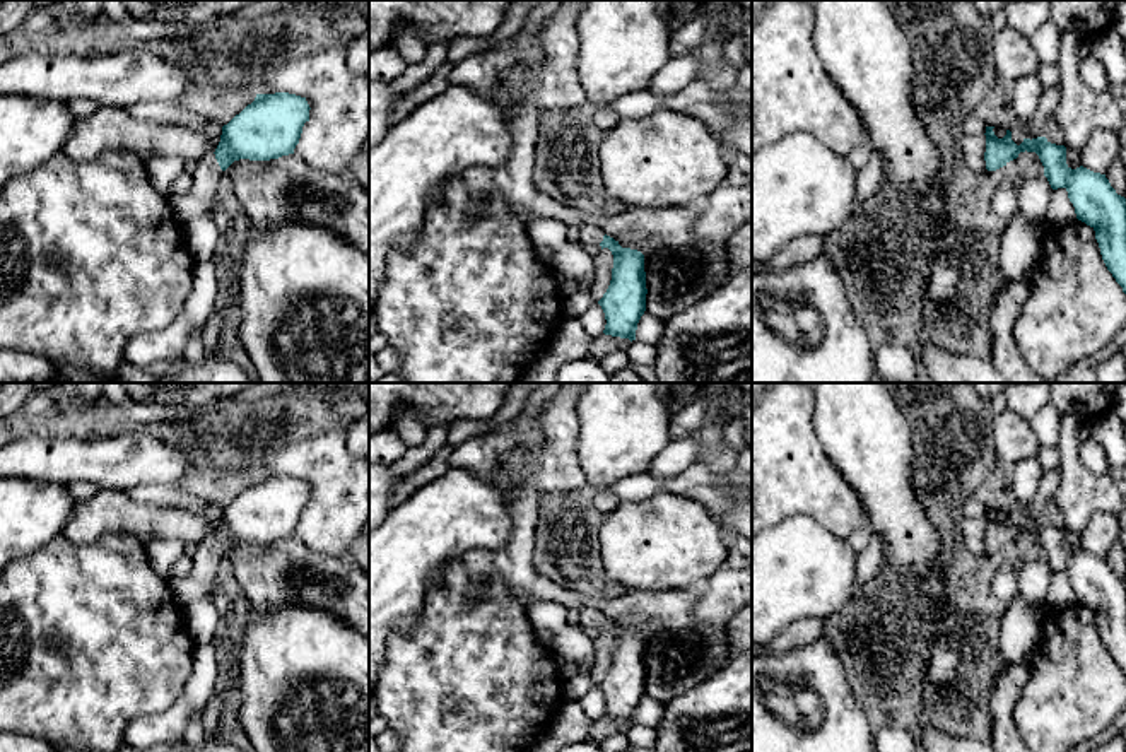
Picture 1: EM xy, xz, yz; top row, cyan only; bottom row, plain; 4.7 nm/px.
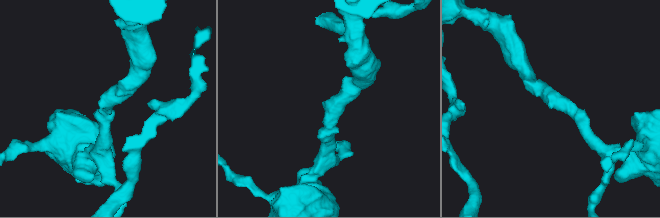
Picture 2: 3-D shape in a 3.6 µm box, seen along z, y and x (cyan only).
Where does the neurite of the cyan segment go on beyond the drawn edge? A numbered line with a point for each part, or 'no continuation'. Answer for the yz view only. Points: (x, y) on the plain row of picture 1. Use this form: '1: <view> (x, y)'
no continuation

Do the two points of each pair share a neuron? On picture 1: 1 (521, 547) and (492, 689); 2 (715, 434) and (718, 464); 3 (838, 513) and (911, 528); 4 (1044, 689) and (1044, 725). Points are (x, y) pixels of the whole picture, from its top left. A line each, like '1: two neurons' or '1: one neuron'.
1: two neurons
2: one neuron
3: two neurons
4: one neuron

